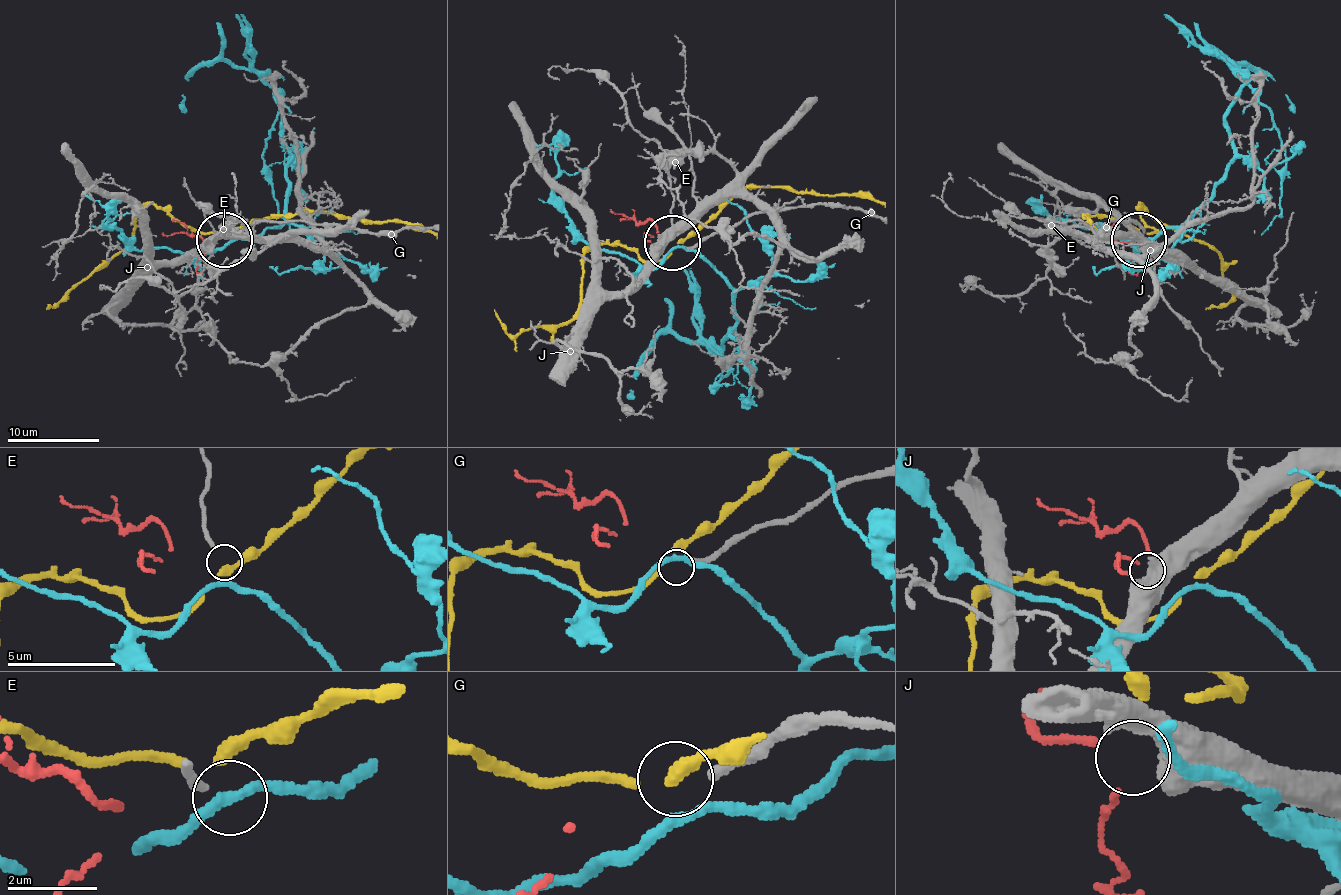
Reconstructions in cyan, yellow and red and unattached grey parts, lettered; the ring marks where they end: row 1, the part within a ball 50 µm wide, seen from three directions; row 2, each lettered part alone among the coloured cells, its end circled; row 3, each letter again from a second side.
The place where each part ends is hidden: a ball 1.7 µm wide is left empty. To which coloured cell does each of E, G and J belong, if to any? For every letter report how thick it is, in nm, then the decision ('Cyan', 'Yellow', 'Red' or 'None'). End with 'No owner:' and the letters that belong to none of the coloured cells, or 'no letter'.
E: Thickness 200 nm. Cyan
G: Thickness 240 nm. None
J: Thickness 550 nm. Red
No owner: G

